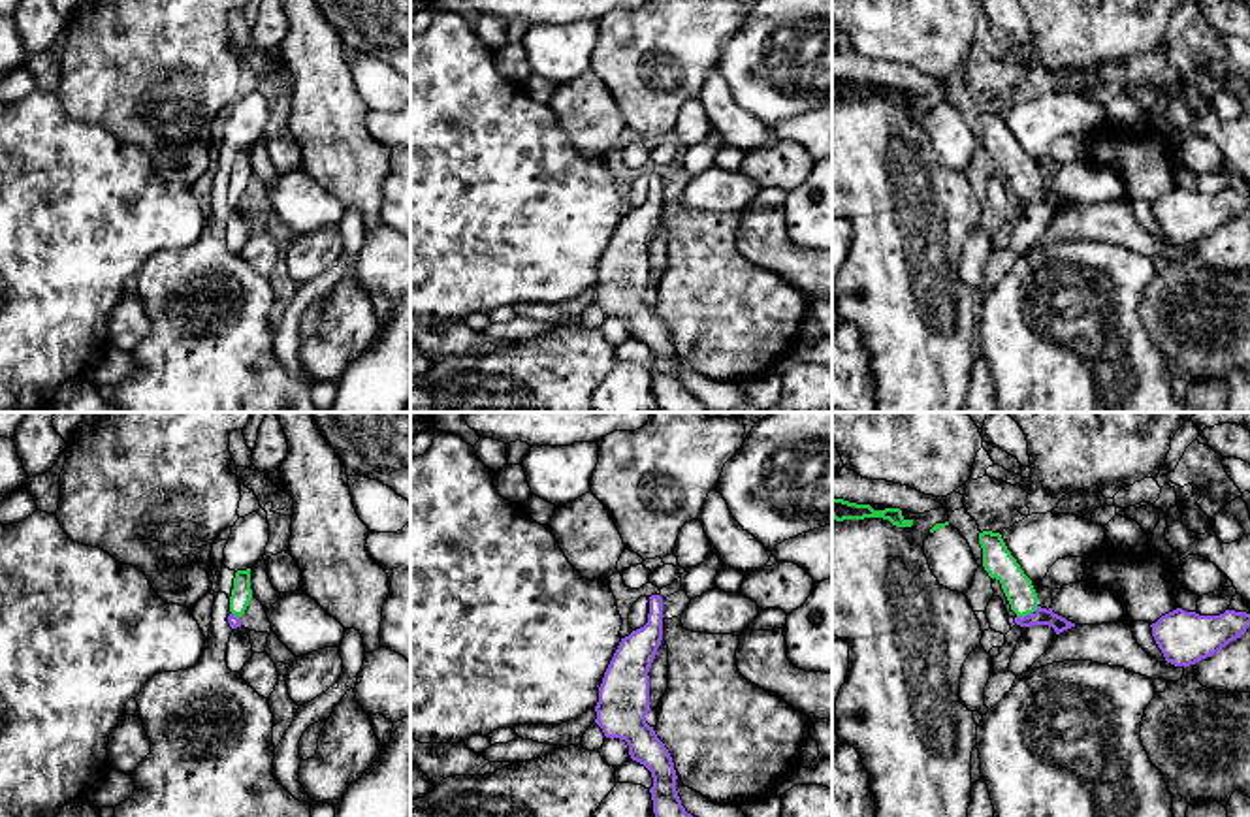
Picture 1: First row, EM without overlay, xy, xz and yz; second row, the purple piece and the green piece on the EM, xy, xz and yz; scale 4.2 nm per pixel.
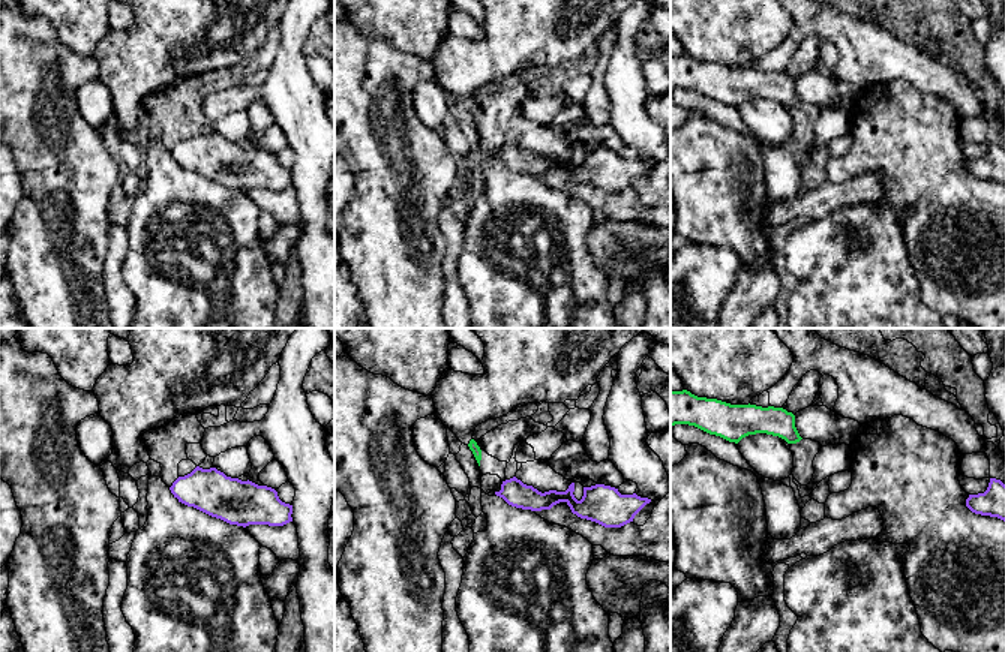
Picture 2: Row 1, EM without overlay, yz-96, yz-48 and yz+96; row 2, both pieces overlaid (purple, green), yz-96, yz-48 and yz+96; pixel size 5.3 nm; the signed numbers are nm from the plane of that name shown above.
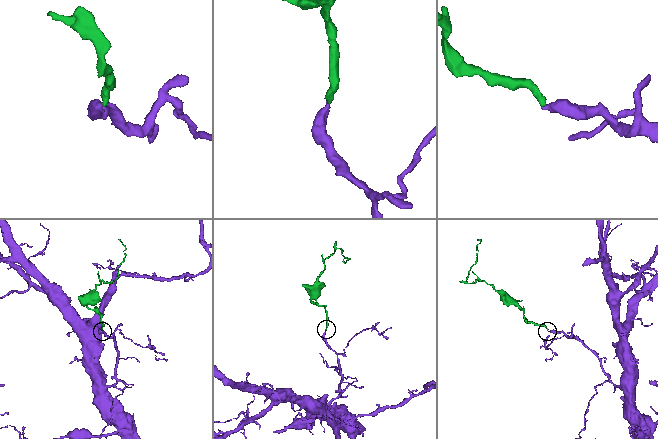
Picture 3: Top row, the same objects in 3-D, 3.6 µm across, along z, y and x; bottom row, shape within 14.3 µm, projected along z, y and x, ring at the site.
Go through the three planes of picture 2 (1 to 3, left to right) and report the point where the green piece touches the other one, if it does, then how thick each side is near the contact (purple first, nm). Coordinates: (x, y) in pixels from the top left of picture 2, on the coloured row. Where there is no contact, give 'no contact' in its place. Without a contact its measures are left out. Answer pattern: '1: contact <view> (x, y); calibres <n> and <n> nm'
1: no contact
2: no contact
3: no contact

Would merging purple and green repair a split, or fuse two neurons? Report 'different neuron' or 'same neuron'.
same neuron

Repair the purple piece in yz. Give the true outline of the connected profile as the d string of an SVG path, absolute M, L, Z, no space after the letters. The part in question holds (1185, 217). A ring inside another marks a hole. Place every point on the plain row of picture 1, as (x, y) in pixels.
M1177 186L1150 205L1165 239L1186 247L1241 216L1250 205L1250 192L1226 188L1220 194L1199 194Z

